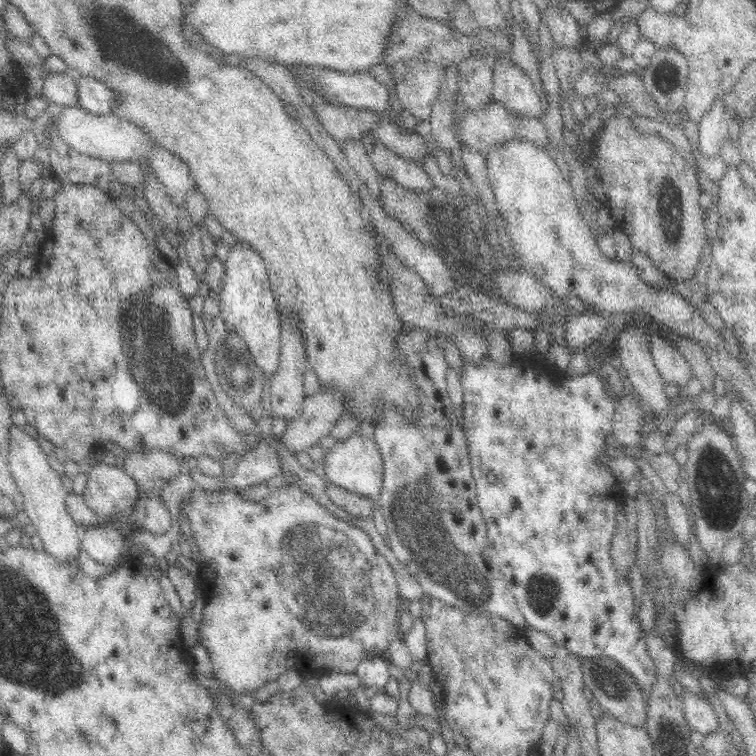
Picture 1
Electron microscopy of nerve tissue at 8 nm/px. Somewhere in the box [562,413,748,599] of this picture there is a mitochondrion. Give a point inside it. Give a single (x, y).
(715, 489)

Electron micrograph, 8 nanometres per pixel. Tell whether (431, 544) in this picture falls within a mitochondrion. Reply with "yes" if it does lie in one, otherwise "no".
yes

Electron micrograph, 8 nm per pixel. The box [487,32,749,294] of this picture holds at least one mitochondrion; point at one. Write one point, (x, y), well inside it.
(668, 209)

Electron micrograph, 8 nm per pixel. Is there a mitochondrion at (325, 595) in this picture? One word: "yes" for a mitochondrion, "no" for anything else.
yes

